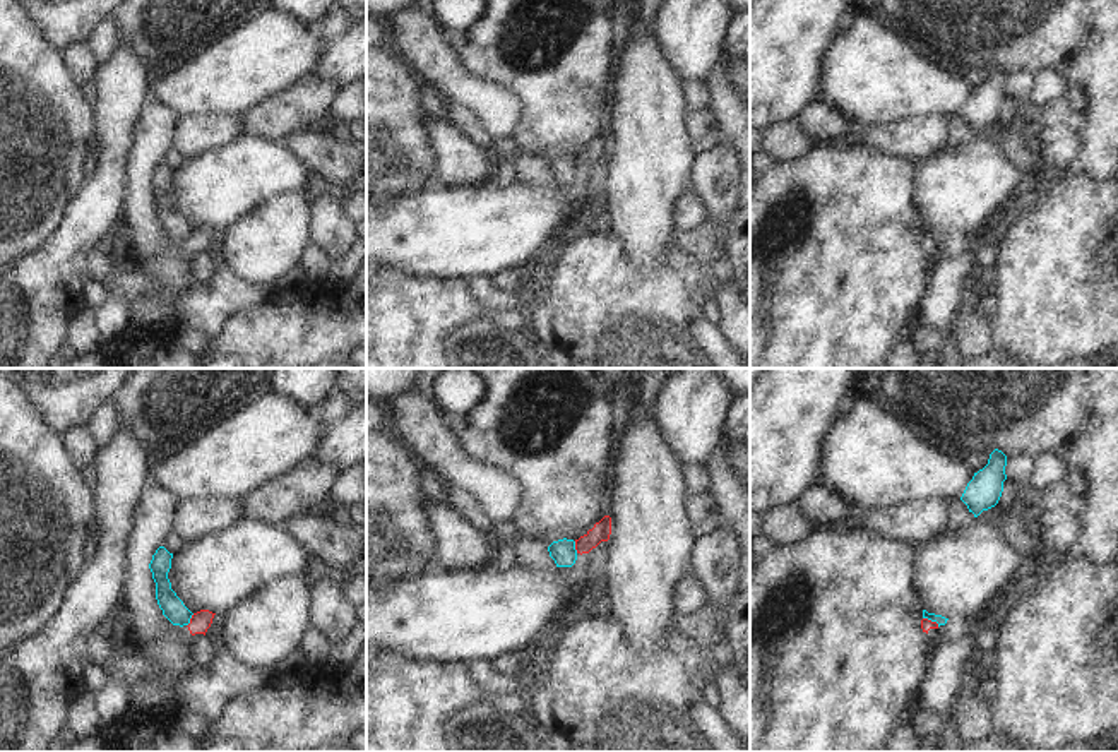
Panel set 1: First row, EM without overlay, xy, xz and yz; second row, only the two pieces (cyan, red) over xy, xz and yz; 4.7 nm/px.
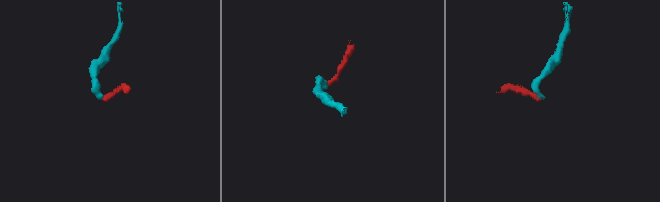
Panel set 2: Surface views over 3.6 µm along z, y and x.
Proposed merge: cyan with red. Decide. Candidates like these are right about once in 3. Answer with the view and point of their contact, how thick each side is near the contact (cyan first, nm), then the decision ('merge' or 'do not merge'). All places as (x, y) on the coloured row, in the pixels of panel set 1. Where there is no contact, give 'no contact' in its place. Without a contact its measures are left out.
xy (189, 620) | 110/90 nm | do not merge

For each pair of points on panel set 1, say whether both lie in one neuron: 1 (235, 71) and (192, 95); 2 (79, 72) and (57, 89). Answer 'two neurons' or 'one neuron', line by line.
1: one neuron
2: two neurons

